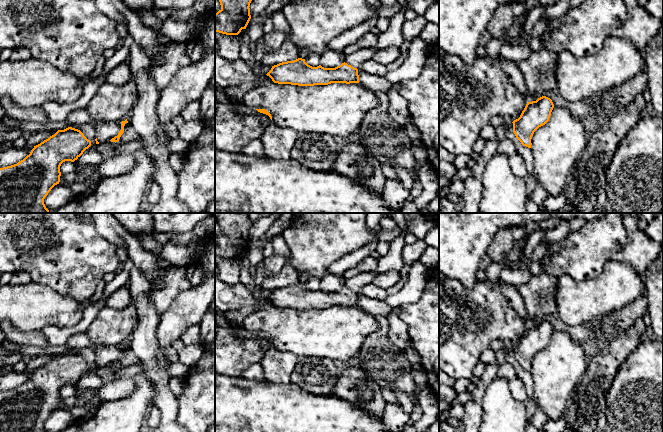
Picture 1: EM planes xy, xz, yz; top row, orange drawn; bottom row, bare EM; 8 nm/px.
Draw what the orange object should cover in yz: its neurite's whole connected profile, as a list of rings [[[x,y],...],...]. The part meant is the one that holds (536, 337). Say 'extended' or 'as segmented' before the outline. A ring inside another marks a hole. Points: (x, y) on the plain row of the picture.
as segmented; [[[546,320],[527,326],[520,341],[512,346],[513,356],[523,370],[531,372],[534,356],[549,345],[553,332],[552,324]]]

